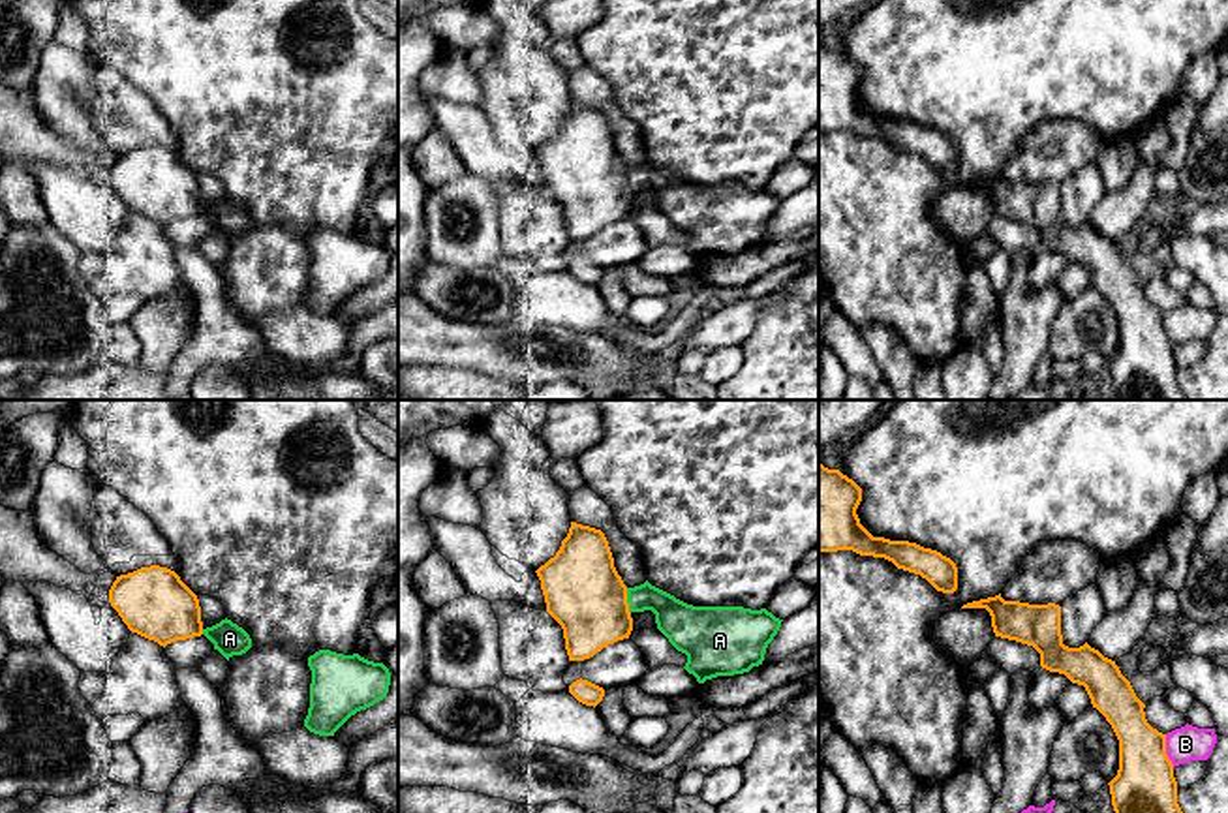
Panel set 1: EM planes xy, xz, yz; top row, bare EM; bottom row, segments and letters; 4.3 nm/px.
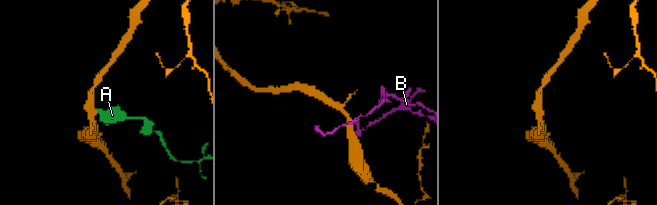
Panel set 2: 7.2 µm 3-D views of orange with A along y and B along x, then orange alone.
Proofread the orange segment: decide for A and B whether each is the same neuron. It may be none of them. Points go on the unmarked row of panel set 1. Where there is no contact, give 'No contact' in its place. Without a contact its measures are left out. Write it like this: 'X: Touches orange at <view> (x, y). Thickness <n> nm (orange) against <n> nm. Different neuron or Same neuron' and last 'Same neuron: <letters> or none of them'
A: Touches orange at xz (626, 181). Thickness 340 nm (orange) against 170 nm. Same neuron
B: Touches orange at yz (1165, 329). Thickness 280 nm (orange) against 150 nm. Different neuron
Same neuron: A

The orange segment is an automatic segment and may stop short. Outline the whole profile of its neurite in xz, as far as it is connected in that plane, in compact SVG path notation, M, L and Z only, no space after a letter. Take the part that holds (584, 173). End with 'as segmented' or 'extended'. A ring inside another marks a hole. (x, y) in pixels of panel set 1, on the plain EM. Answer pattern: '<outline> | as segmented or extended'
M571 101L560 130L537 150L546 192L561 205L569 240L584 240L618 220L629 218L633 192L652 190L657 208L668 222L687 235L685 250L698 263L717 255L749 252L762 244L768 223L781 201L766 188L744 186L693 186L652 165L648 160L627 167L614 146L608 120L601 109Z | extended

